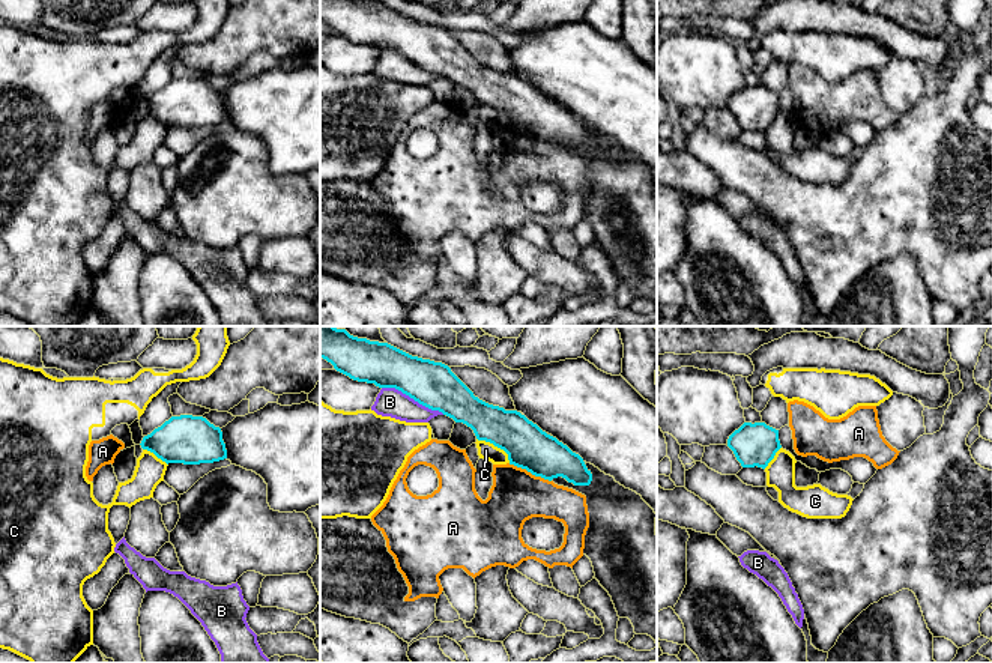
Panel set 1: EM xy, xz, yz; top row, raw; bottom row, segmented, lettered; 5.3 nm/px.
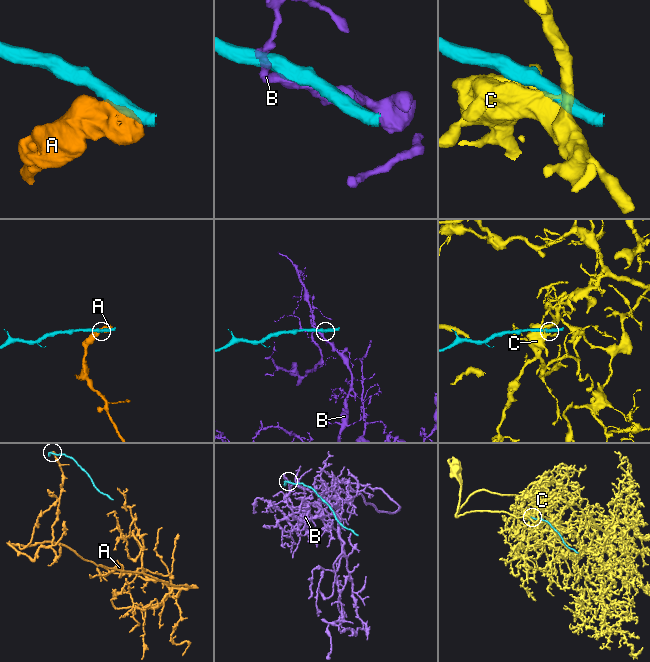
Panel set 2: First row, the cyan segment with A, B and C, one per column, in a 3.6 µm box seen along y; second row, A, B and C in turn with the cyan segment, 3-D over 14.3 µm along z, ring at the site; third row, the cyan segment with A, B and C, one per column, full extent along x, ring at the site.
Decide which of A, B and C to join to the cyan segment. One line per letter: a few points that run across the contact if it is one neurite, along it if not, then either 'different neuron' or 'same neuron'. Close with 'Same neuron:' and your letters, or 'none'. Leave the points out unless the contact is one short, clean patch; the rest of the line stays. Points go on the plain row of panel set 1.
A: different neuron
B: different neuron
C: xz (477, 101), (499, 110), (510, 125) | different neuron
Same neuron: none

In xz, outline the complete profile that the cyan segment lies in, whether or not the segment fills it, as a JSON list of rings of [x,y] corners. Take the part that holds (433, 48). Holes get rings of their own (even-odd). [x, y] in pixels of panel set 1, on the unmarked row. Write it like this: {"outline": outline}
{"outline": [[[320,0],[320,21],[353,44],[395,51],[419,68],[439,74],[470,90],[478,104],[485,104],[508,117],[510,128],[526,132],[535,140],[552,144],[562,140],[574,149],[589,149],[592,137],[583,122],[556,101],[543,95],[517,74],[488,68],[478,60],[442,26],[412,20],[388,6],[358,0]]]}

